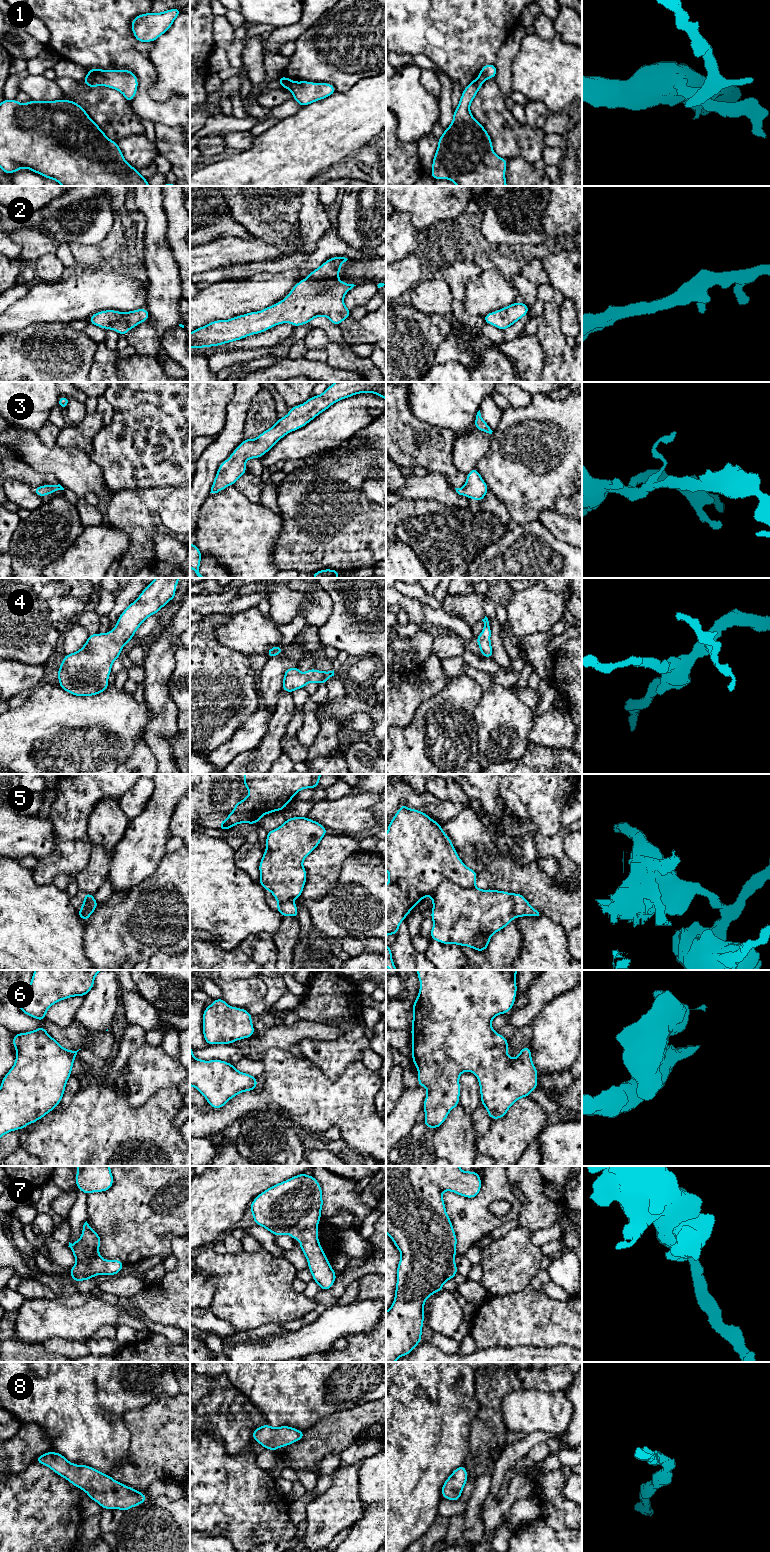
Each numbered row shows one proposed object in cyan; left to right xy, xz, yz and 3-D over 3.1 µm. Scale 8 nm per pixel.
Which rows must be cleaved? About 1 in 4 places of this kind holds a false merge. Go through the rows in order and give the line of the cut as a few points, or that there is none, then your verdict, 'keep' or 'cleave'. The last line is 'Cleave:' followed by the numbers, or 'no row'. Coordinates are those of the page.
1: cut in xy along (88, 73), (95, 76), (100, 84); cleave
2: no cut; keep
3: no cut; keep
4: no cut; keep
5: cut in yz along (511, 894), (514, 900), (515, 915); cleave
6: no cut; keep
7: no cut; keep
8: no cut; keep
Cleave: 1, 5

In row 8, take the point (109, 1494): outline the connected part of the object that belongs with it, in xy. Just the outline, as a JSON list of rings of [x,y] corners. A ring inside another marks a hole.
[[[46,1452],[38,1456],[35,1462],[48,1466],[57,1475],[85,1491],[103,1509],[120,1509],[125,1512],[147,1499],[140,1491],[115,1481],[110,1475],[88,1465],[70,1463],[58,1452]]]

